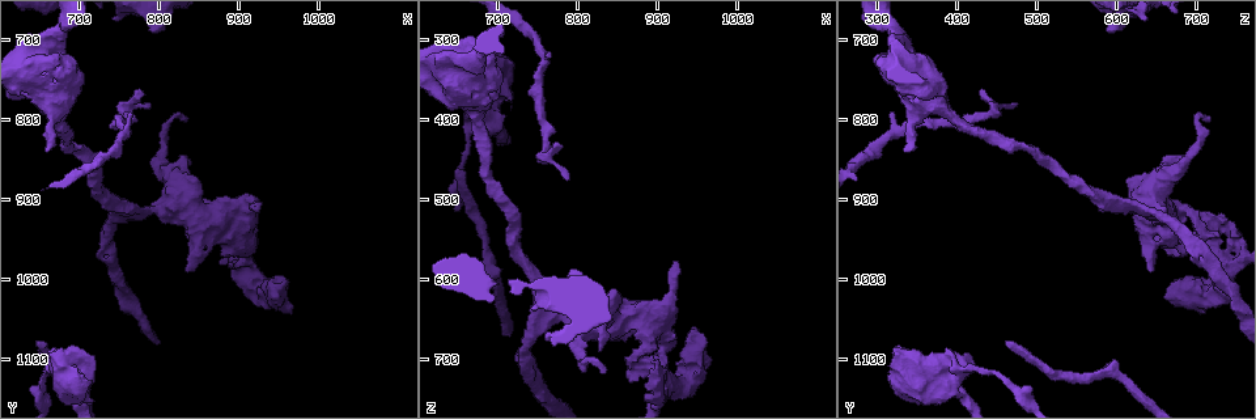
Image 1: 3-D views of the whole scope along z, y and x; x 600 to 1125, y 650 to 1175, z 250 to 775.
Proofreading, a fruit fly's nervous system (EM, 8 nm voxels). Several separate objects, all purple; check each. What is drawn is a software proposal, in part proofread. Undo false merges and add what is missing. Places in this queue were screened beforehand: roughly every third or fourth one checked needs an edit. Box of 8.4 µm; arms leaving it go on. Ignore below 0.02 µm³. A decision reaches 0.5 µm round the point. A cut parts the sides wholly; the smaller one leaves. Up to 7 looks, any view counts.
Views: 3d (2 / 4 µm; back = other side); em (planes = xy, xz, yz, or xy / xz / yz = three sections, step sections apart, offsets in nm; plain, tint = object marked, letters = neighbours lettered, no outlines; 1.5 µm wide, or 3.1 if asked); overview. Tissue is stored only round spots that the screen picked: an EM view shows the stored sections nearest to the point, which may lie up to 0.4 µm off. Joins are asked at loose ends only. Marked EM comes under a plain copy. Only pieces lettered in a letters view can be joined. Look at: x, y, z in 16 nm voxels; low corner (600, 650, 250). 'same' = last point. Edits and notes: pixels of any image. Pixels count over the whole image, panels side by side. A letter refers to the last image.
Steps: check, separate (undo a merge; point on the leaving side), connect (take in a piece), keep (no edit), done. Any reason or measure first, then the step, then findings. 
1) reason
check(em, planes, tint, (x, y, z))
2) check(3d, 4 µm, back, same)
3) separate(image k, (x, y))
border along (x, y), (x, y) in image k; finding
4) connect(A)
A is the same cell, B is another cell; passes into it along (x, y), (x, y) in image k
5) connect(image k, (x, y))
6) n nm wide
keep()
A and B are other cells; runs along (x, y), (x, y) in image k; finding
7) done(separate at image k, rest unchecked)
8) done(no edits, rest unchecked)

an open end
check(em, 3.1 µm, planes, letters, (800, 690, 590))

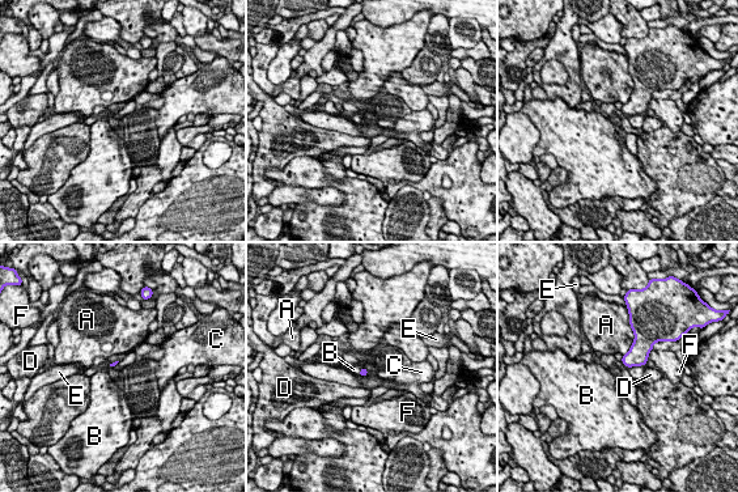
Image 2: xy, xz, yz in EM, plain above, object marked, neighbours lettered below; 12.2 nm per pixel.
connect(B)
B is the same cell, A, C, D, E and F are other cells; passes into it along (364, 372), (360, 373), (353, 369) in image 2; it goes on there

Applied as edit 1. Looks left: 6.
redraw
check(overview)

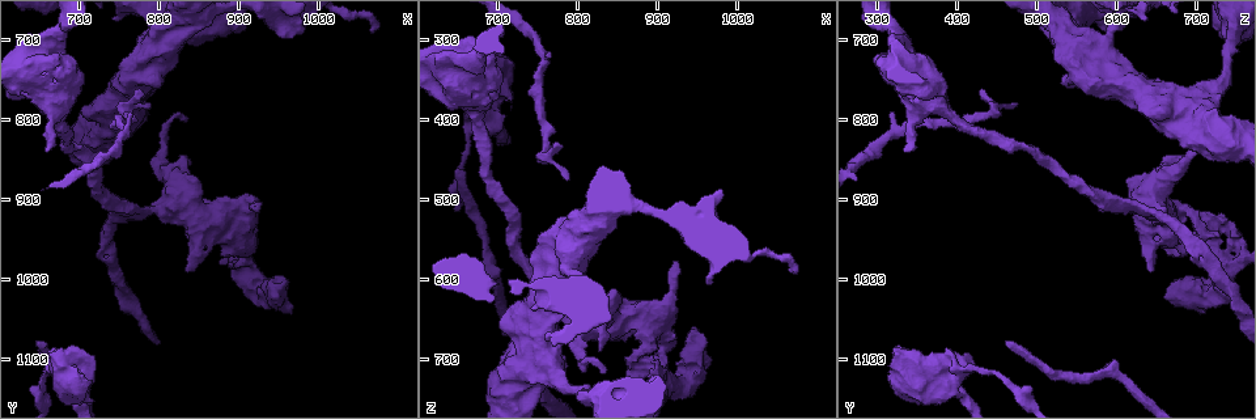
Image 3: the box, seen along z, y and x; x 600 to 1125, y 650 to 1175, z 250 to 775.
branch stops here
check(3d, 4 µm, back, (860, 960, 675))

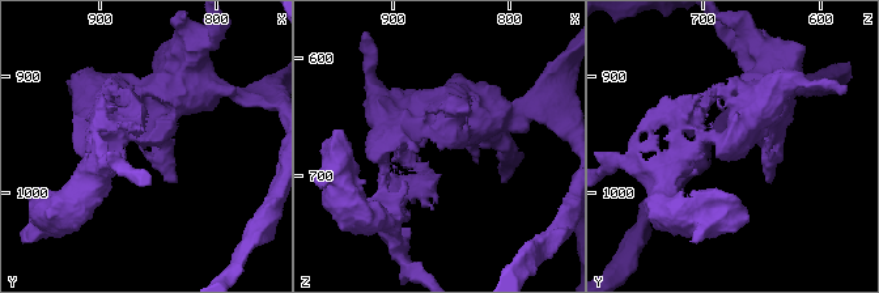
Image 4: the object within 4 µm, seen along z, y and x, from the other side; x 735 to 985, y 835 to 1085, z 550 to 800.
check(em, planes, letters, (858, 954, 678))

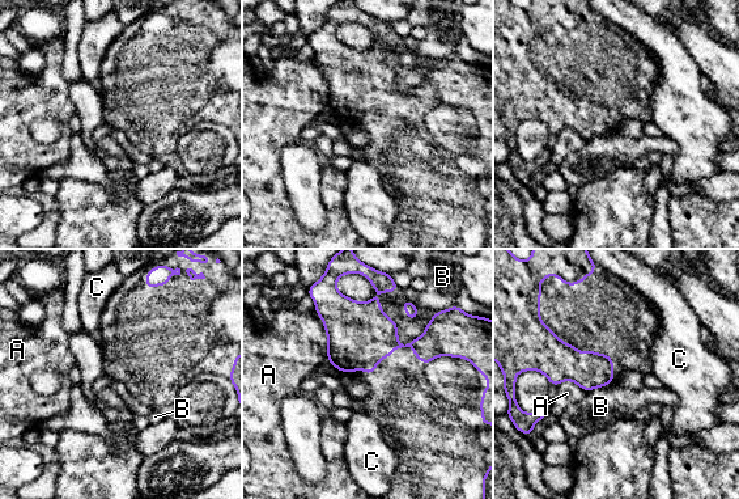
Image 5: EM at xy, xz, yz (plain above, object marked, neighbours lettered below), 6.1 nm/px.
A touches over 300 nm
keep()
A, B and C are other cells; none of them fits

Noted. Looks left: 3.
branch stops here
check(em, planes, letters, (650, 1075, 465))

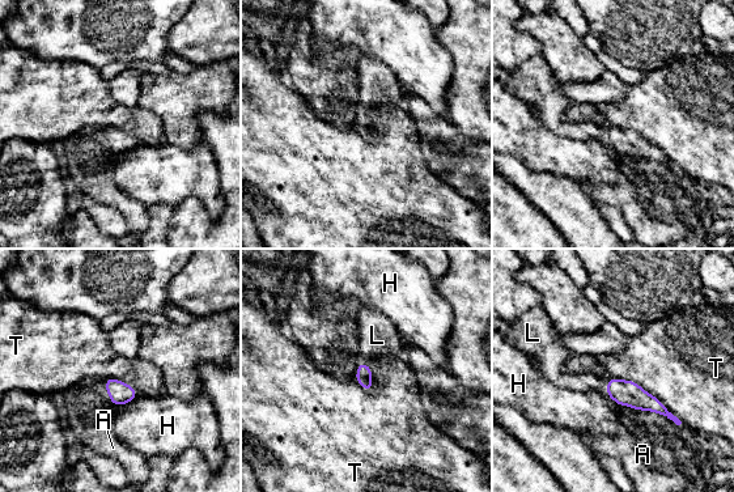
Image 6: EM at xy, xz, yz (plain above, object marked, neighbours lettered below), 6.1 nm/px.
connect(L)
L is the same cell, A, H and T are other cells; passes into it along (626, 393), (607, 389), (585, 381) in image 6; it goes on there

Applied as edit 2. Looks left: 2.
done(connect at image 2, connect at image 6, rest unchecked)

